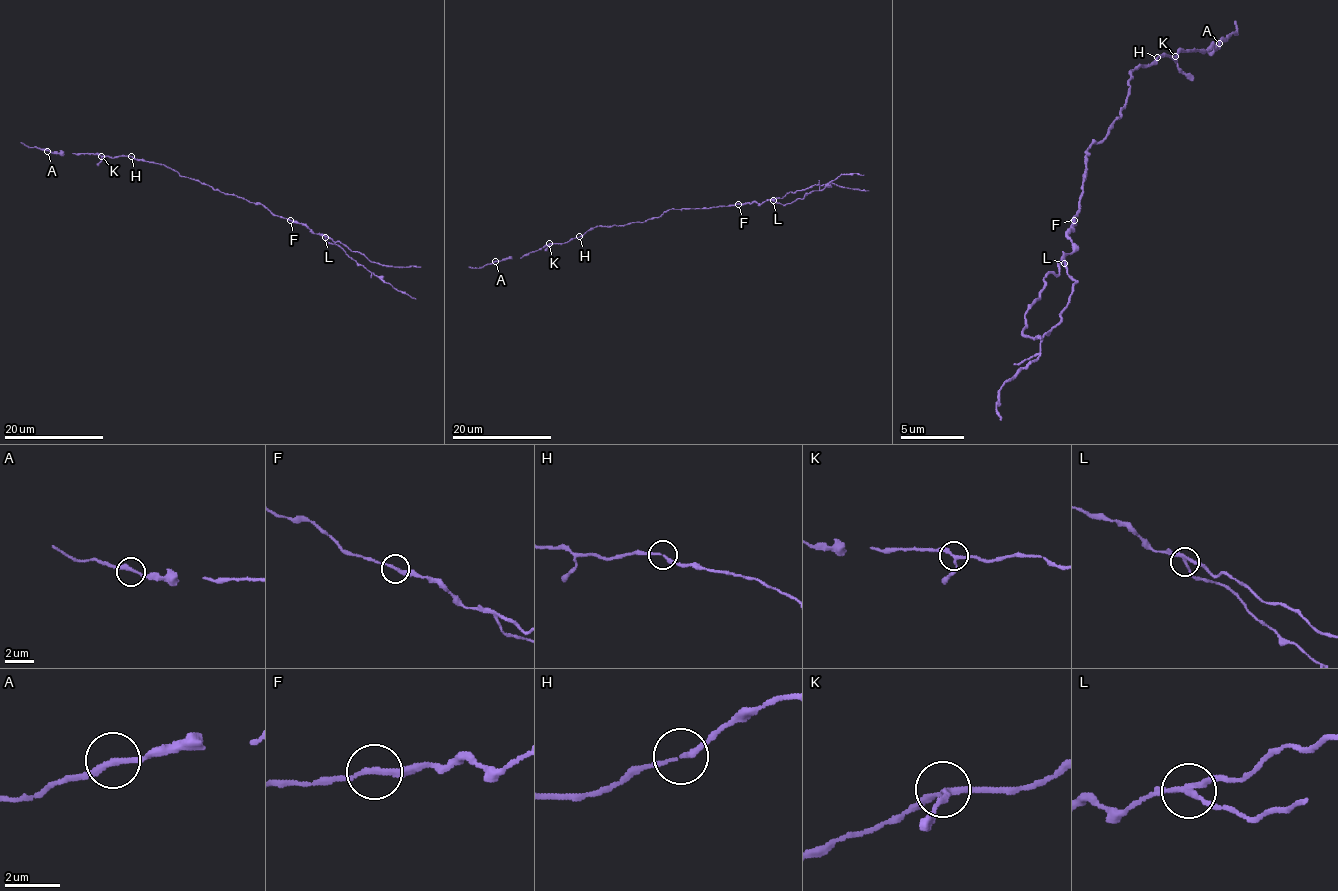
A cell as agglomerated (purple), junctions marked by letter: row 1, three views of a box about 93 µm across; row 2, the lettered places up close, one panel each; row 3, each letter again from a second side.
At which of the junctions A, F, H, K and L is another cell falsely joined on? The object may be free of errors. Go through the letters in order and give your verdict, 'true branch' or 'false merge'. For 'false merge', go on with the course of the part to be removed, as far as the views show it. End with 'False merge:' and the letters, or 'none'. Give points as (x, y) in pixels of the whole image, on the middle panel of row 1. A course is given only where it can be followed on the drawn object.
A: true branch
F: true branch
H: true branch
K: true branch
L: false merge | (773, 200), (790, 204), (806, 194), (822, 190), (842, 174), (863, 175)
False merge: L

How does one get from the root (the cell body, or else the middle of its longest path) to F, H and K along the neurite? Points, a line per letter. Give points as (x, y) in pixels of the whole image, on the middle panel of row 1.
F: (674, 209), (708, 209), (738, 204)
H: (674, 209), (643, 222), (595, 226), (580, 236)
K: (674, 209), (643, 222), (595, 226), (566, 242), (549, 243)

